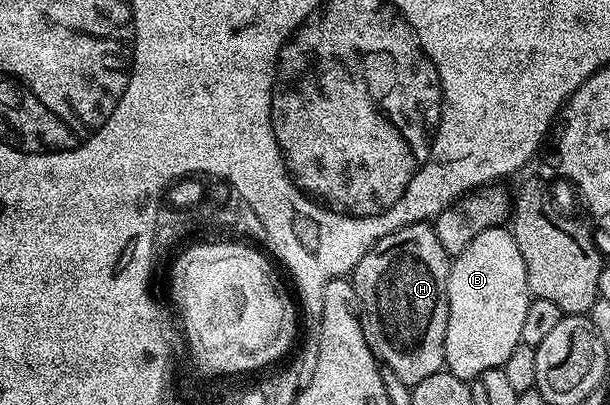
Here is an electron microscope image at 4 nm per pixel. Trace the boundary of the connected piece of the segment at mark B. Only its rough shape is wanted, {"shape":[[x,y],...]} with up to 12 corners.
{"shape":[[508,227],[452,257],[445,368],[471,382],[521,343],[531,293]]}

